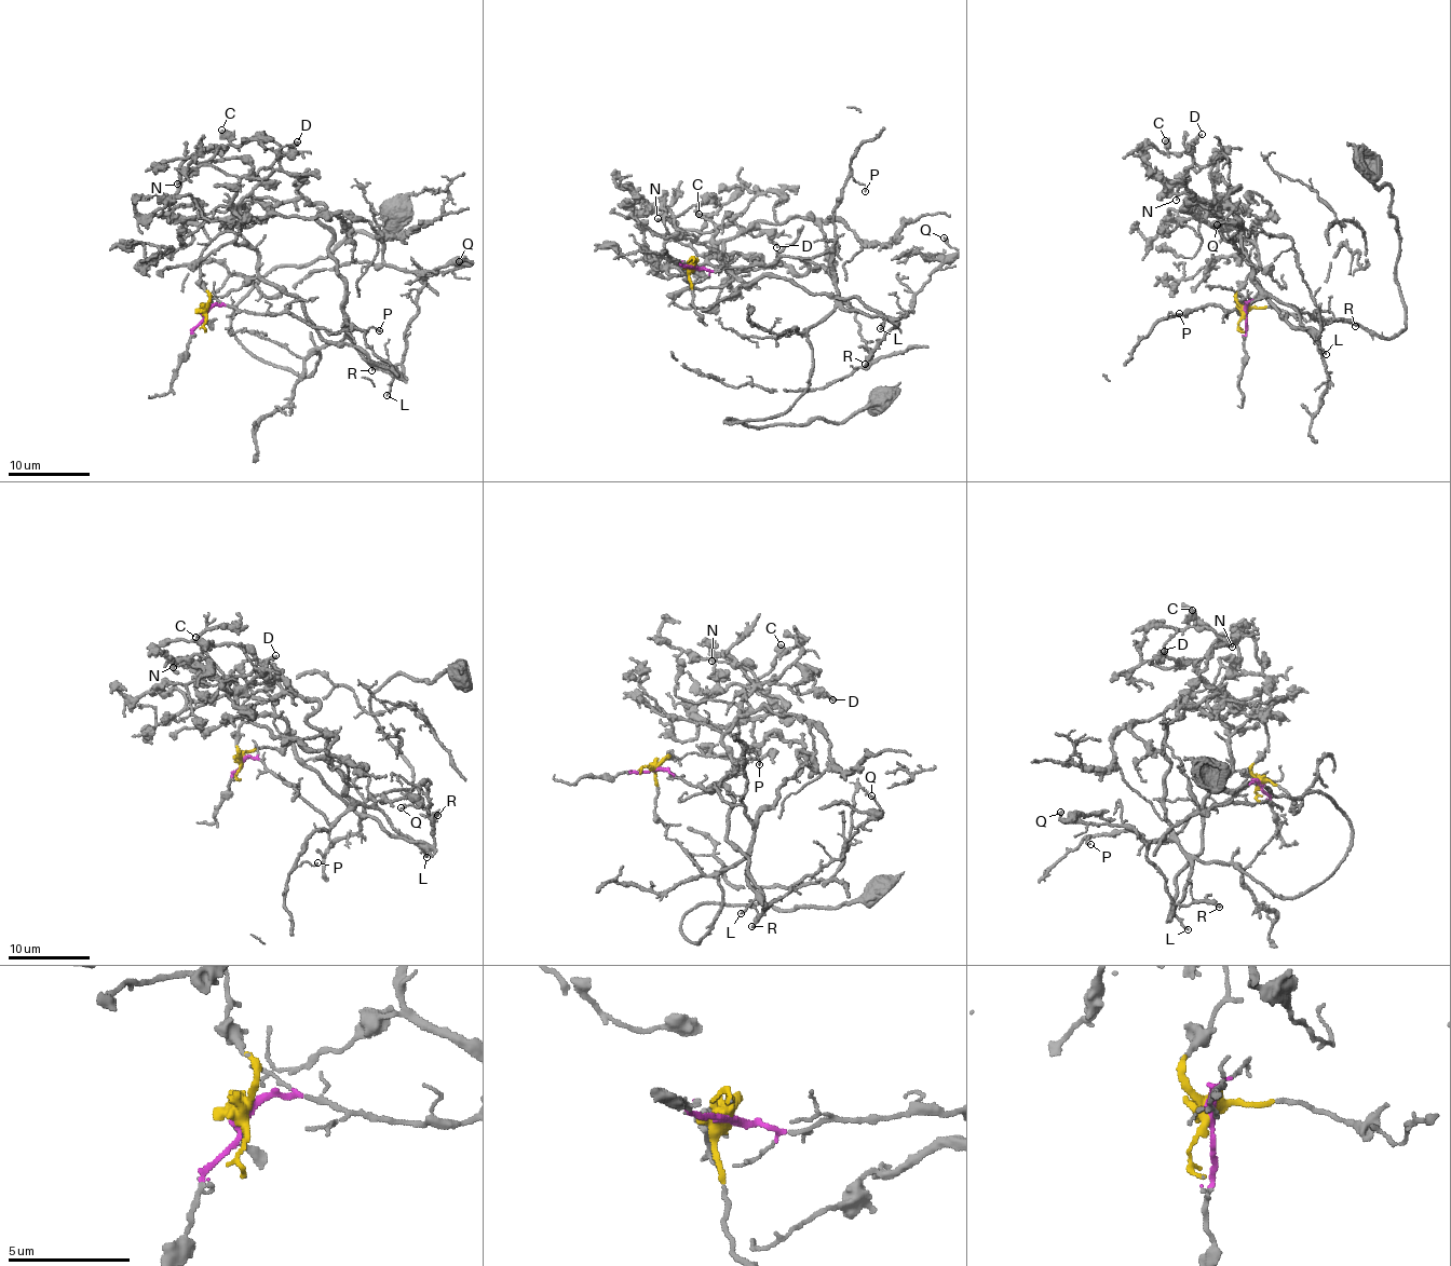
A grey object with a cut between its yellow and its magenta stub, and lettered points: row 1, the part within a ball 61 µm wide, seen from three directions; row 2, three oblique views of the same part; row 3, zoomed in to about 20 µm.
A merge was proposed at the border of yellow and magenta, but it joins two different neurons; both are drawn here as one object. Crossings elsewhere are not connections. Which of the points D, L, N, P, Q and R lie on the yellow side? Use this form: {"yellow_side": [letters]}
{"yellow_side": ["D", "N"]}

